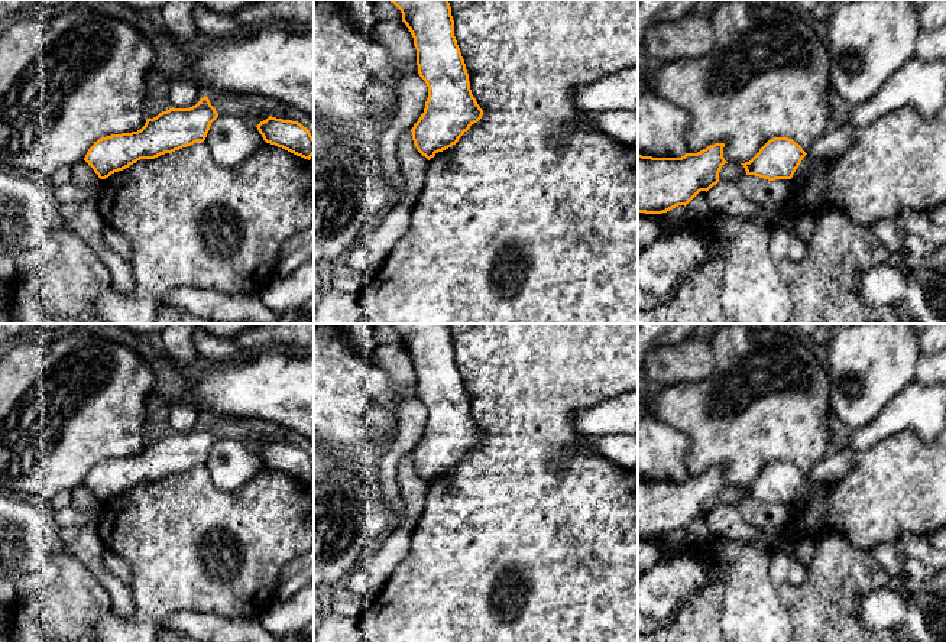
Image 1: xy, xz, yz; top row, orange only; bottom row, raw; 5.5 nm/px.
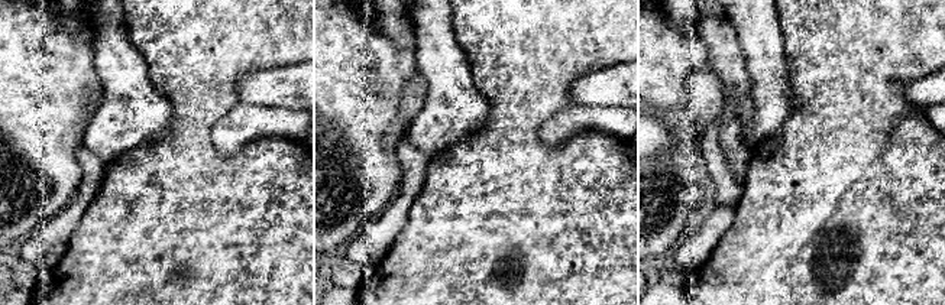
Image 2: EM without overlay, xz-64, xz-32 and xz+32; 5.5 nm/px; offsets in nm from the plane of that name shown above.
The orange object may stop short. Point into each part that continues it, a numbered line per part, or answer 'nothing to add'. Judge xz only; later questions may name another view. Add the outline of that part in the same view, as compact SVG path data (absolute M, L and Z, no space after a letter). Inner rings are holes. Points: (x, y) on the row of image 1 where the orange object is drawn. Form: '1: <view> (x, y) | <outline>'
nothing to add

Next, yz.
nothing to add

